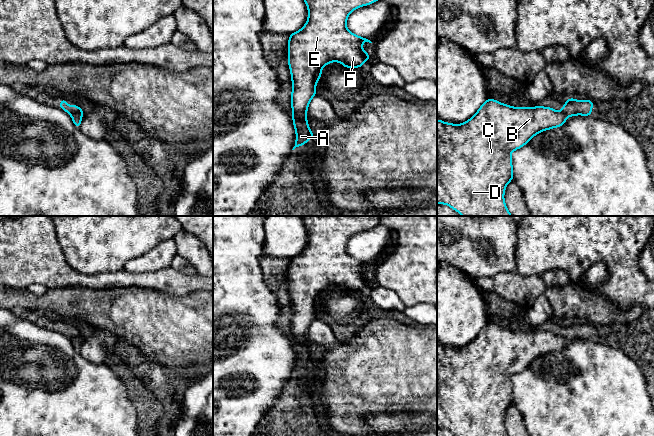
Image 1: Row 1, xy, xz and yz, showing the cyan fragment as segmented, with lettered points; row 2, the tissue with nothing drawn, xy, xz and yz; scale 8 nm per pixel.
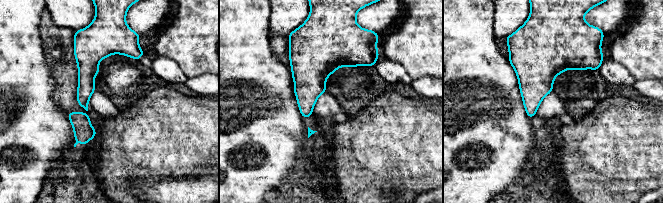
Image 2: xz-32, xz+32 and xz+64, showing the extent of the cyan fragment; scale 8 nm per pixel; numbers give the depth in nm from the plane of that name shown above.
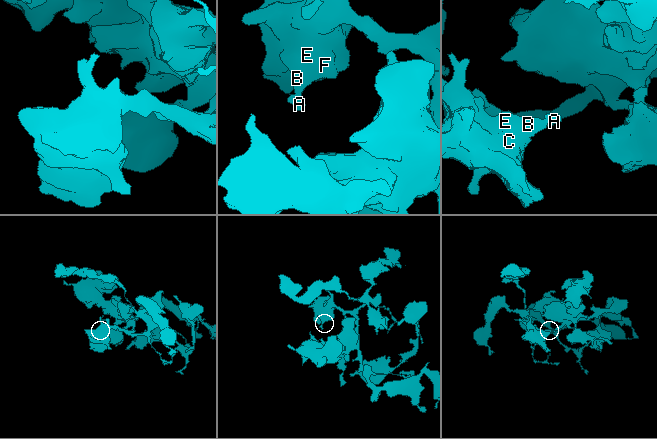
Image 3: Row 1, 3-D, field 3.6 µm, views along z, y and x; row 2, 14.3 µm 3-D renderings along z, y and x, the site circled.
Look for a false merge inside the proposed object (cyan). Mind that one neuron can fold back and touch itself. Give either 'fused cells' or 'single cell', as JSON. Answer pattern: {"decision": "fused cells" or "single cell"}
{"decision": "fused cells"}

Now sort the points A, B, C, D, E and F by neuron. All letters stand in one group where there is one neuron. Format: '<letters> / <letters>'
A / B C D E F

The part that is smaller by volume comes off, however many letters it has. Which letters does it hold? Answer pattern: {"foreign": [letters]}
{"foreign": ["A"]}

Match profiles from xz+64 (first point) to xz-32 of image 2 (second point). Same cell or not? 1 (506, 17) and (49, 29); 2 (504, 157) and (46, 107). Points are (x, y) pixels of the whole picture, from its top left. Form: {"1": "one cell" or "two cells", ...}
{"1": "two cells", "2": "one cell"}

